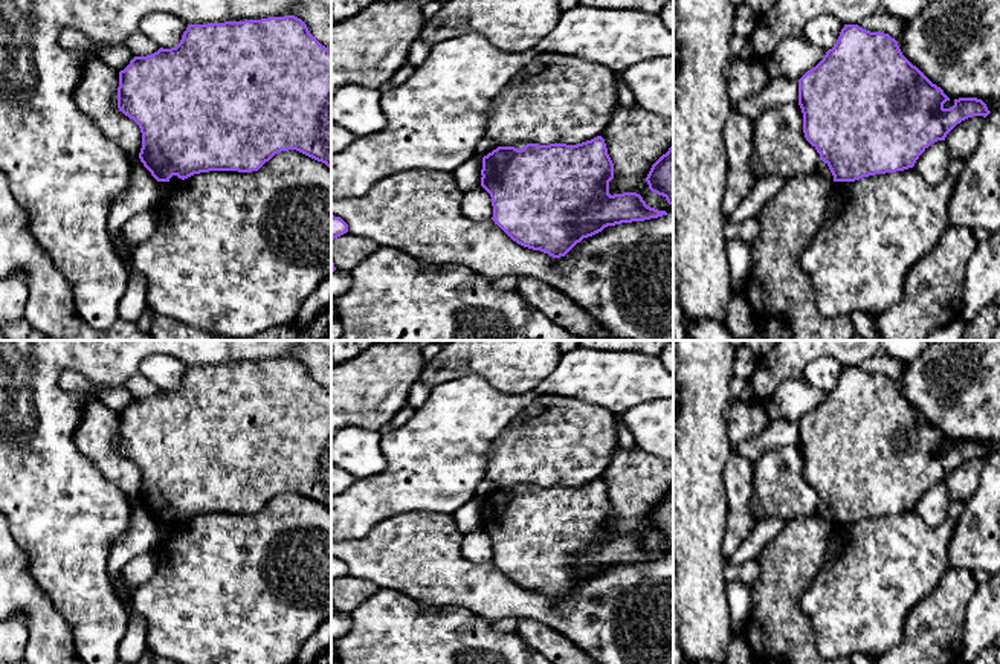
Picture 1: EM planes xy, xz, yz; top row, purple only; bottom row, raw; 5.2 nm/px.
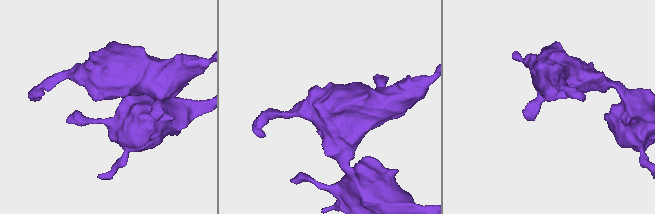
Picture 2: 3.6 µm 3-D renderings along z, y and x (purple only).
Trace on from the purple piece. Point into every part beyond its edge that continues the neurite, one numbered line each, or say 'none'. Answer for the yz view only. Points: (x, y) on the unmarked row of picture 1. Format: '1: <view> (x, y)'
1: yz (822, 510)

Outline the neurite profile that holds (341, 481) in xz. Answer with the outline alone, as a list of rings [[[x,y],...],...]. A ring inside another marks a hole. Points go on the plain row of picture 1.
[[[331,464],[331,499],[345,493],[354,481],[356,478],[353,475]]]

